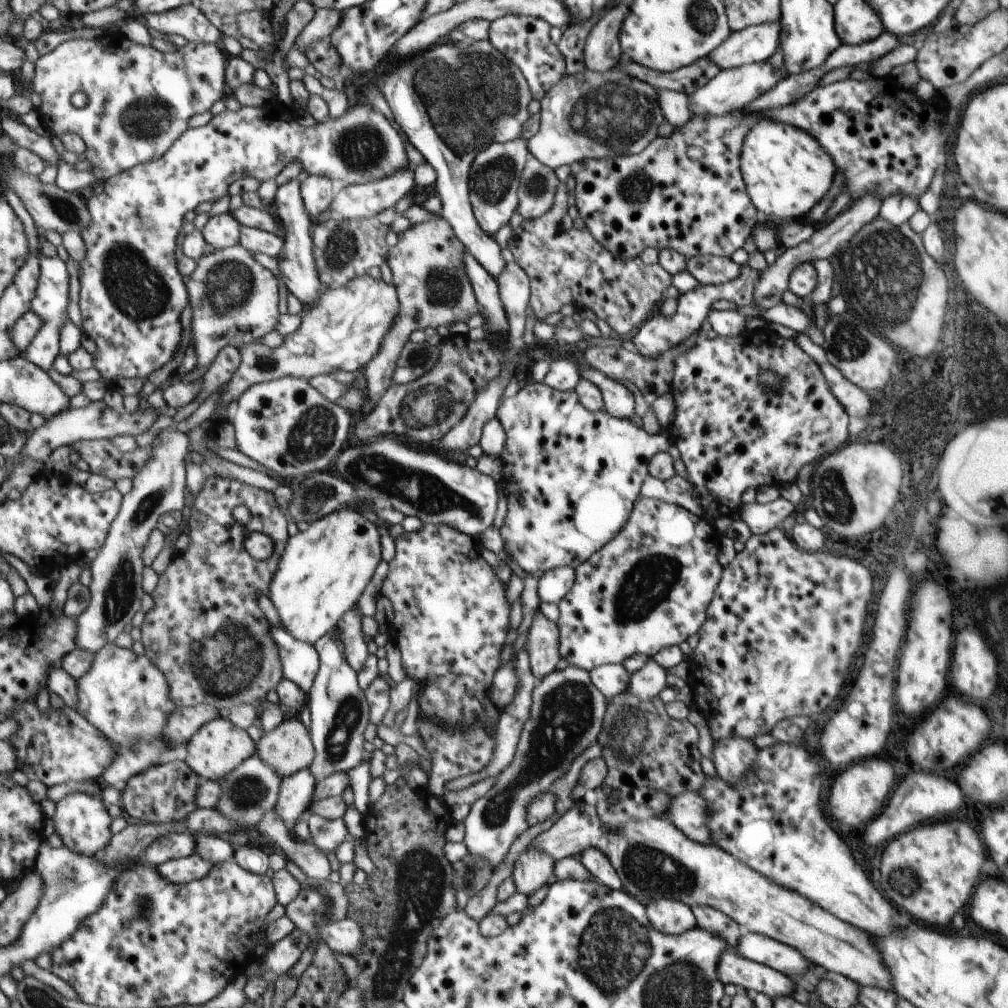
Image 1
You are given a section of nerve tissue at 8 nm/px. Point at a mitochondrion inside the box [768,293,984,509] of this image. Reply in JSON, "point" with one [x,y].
{"point":[849,342]}

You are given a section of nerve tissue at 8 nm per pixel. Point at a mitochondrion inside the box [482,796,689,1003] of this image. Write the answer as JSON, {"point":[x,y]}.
{"point":[615,944]}

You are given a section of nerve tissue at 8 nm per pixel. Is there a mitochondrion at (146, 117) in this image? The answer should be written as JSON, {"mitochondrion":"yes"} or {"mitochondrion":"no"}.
{"mitochondrion":"yes"}

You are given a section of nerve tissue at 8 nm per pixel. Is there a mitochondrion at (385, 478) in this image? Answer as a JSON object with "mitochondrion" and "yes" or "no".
{"mitochondrion":"yes"}

